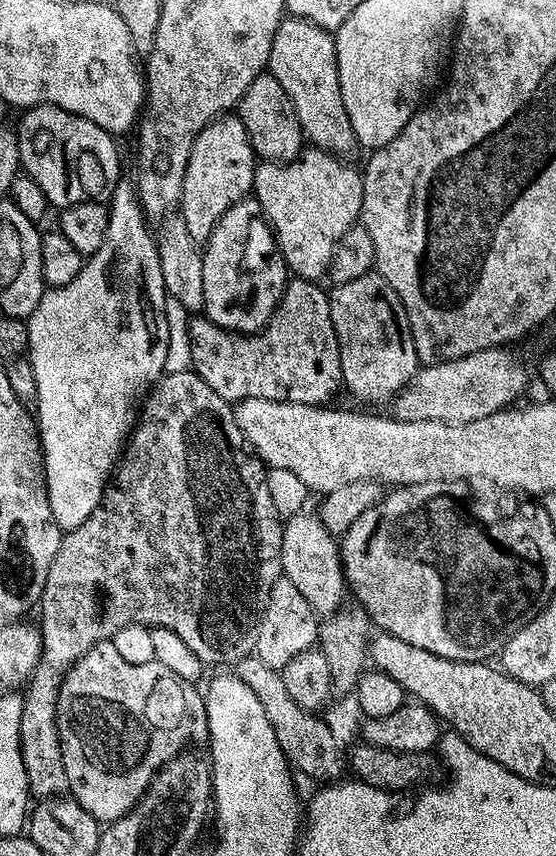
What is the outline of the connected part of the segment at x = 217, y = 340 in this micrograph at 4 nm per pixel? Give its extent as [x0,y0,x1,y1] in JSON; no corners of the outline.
[191,279,344,408]

